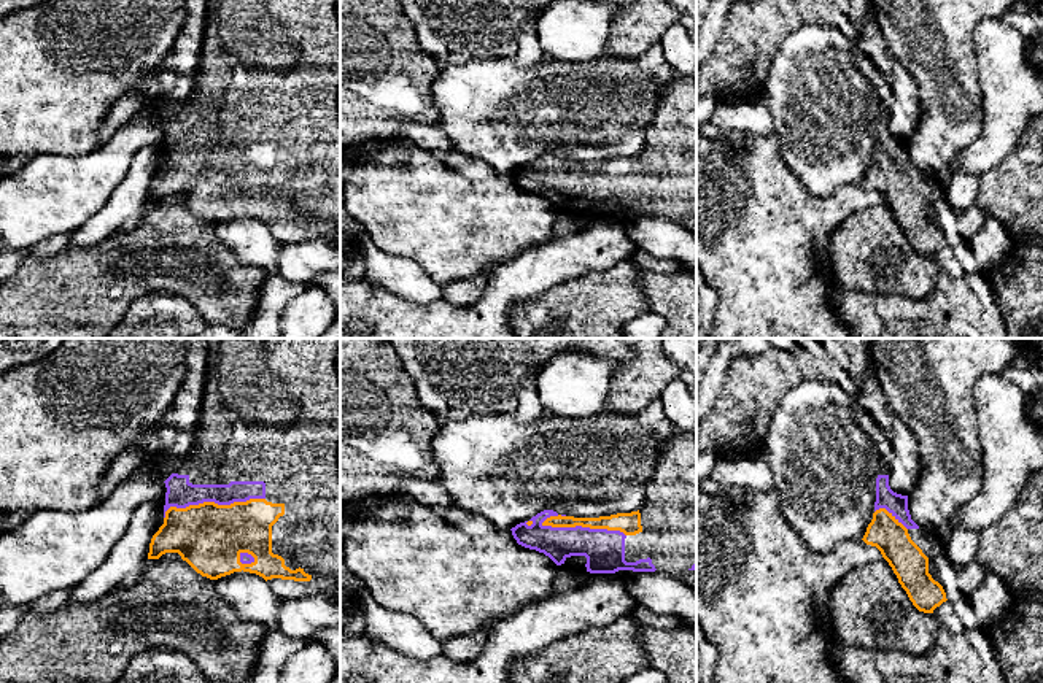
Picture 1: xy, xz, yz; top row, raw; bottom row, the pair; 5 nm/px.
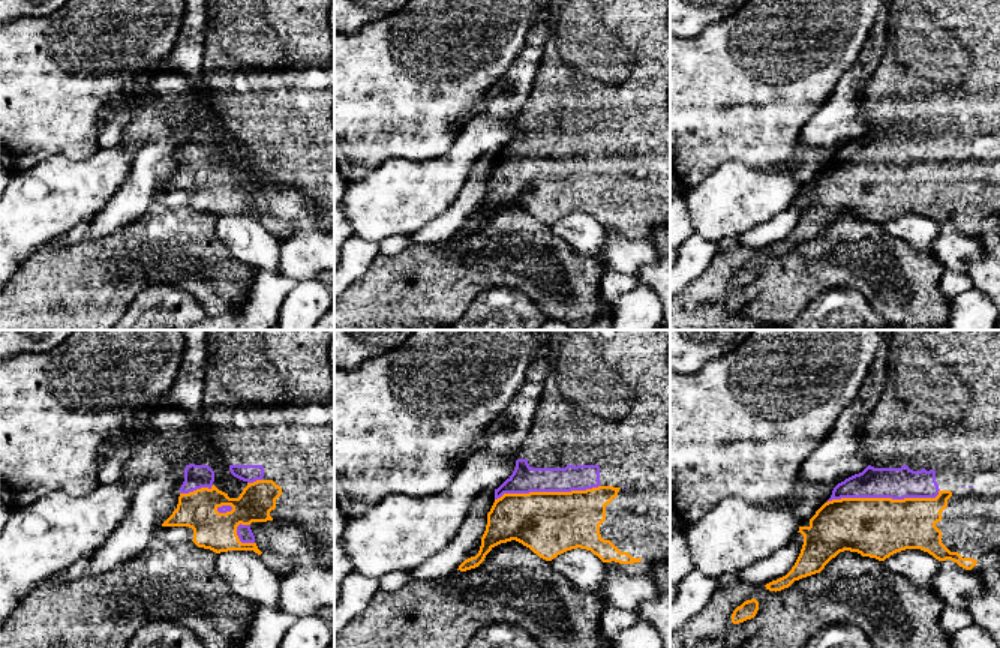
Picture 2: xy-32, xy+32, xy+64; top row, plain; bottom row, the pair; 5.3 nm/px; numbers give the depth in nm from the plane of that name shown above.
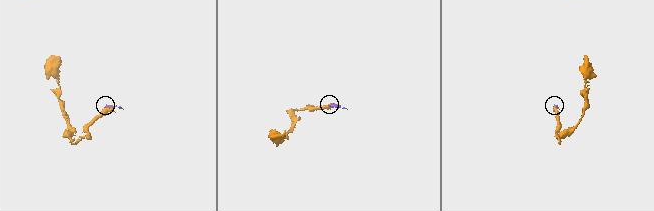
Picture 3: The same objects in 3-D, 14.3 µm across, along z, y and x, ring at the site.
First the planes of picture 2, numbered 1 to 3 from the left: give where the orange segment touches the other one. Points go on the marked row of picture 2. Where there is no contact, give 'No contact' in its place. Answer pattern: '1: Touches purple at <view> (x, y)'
1: Touches purple at xy-32 (239, 537)
2: Touches purple at xy+32 (547, 491)
3: Touches purple at xy+64 (883, 497)

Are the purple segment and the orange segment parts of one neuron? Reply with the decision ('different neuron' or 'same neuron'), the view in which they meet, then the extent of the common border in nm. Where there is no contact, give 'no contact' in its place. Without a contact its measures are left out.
same neuron; contact in xz; length 440 nm

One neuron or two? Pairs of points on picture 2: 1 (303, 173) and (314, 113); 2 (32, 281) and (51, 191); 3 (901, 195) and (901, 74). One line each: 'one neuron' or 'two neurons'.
1: one neuron
2: two neurons
3: one neuron

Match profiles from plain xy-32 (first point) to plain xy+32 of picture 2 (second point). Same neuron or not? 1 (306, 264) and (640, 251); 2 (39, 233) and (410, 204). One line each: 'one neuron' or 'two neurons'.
1: one neuron
2: one neuron

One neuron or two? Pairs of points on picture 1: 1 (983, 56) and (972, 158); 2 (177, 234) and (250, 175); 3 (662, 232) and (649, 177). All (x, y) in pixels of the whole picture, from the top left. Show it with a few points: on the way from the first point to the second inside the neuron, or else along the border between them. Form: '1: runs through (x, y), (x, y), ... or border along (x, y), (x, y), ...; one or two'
1: runs through (989, 81), (994, 88), (994, 132); one
2: border along (182, 202), (197, 216), (213, 224); two
3: border along (657, 215), (679, 223); two

